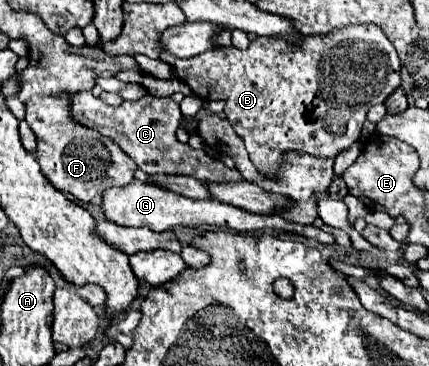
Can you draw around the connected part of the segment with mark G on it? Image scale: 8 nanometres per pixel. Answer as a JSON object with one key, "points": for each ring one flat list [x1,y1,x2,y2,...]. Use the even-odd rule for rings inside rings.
{"points":[[133,181,125,187,111,187,109,191,105,191,103,211,105,211,105,217,117,225,149,227,151,231,165,231,165,229,173,229,177,225,181,225,181,227,213,227,215,225,221,229,231,229,235,233,251,233,251,231,261,231,261,229,281,229,281,231,291,231,291,233,303,235,307,239,315,239,319,243,335,244,335,238,323,233,321,229,291,223,291,221,283,219,281,215,255,215,255,213,243,211,239,207,225,205,225,203,215,201,215,199,197,201,197,199,189,199,189,197,177,195,173,191,165,191,163,187,141,183,141,181]]}

